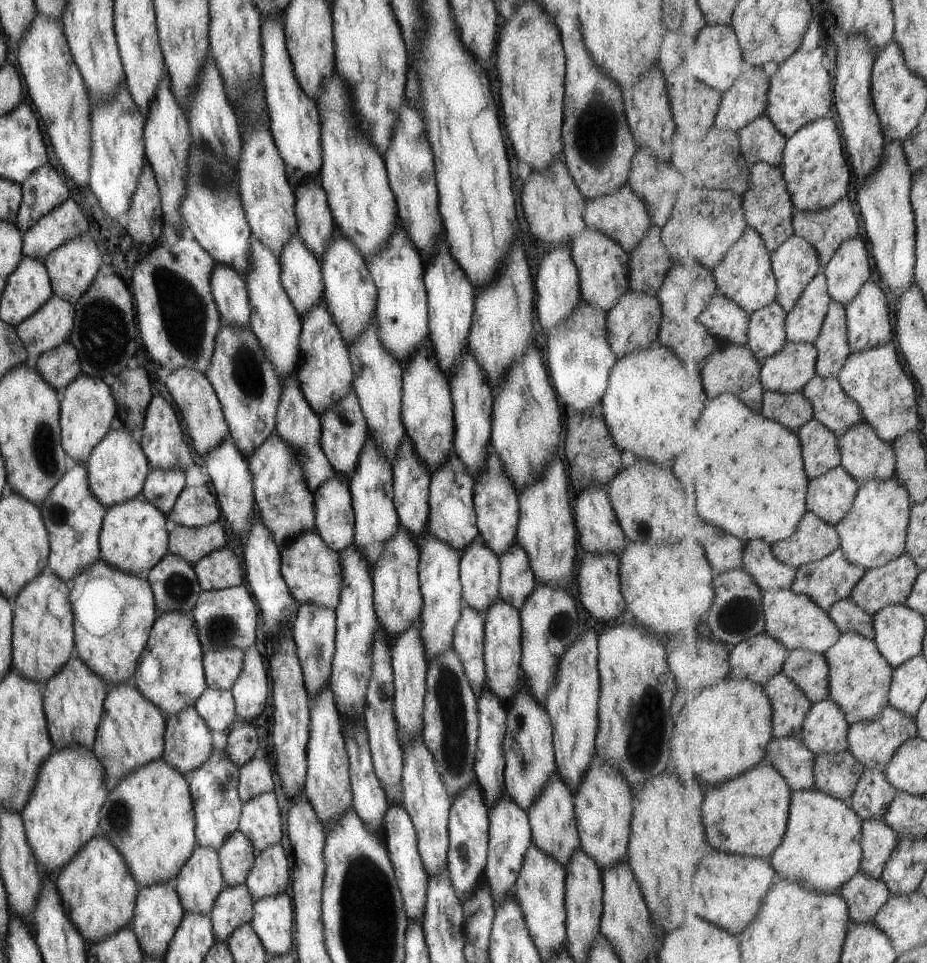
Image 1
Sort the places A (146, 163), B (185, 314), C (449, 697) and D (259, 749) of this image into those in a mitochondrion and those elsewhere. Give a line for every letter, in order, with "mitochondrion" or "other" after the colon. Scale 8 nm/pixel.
A: other
B: mitochondrion
C: mitochondrion
D: other

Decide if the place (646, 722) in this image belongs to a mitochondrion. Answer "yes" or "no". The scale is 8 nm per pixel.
yes

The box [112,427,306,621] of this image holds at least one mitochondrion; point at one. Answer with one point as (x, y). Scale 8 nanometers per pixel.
(179, 588)

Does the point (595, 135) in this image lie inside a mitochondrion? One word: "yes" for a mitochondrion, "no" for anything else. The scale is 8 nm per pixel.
yes

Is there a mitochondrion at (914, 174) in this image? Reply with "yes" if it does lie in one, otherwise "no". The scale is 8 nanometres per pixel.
no

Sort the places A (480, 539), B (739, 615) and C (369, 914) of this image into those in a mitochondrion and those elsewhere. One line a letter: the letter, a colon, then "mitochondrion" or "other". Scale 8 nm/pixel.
A: other
B: mitochondrion
C: mitochondrion

